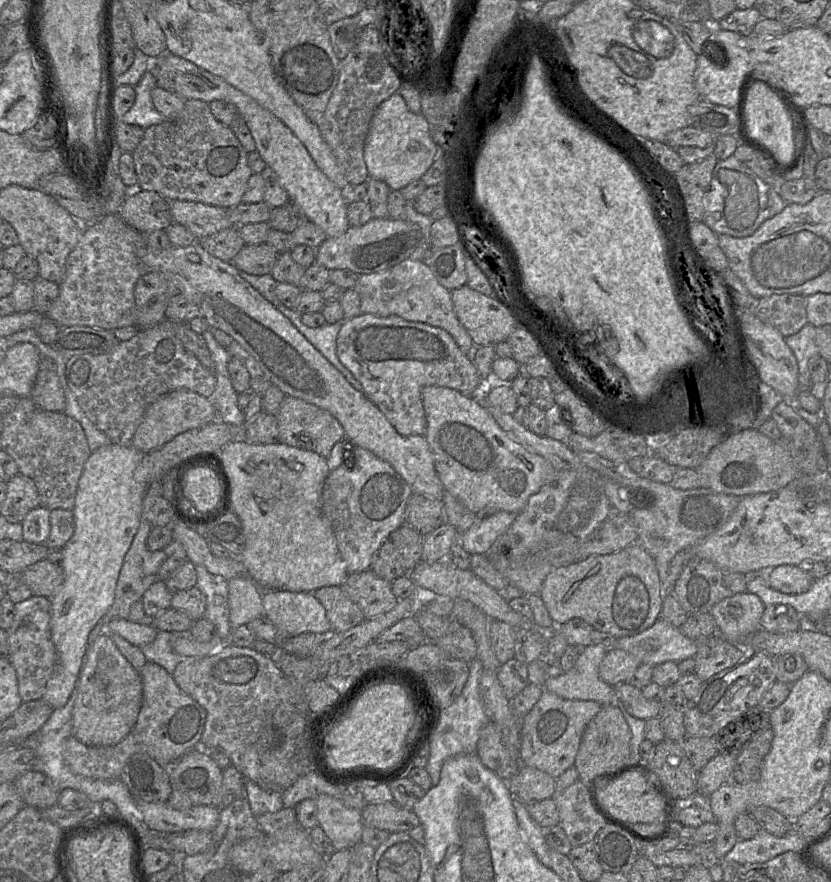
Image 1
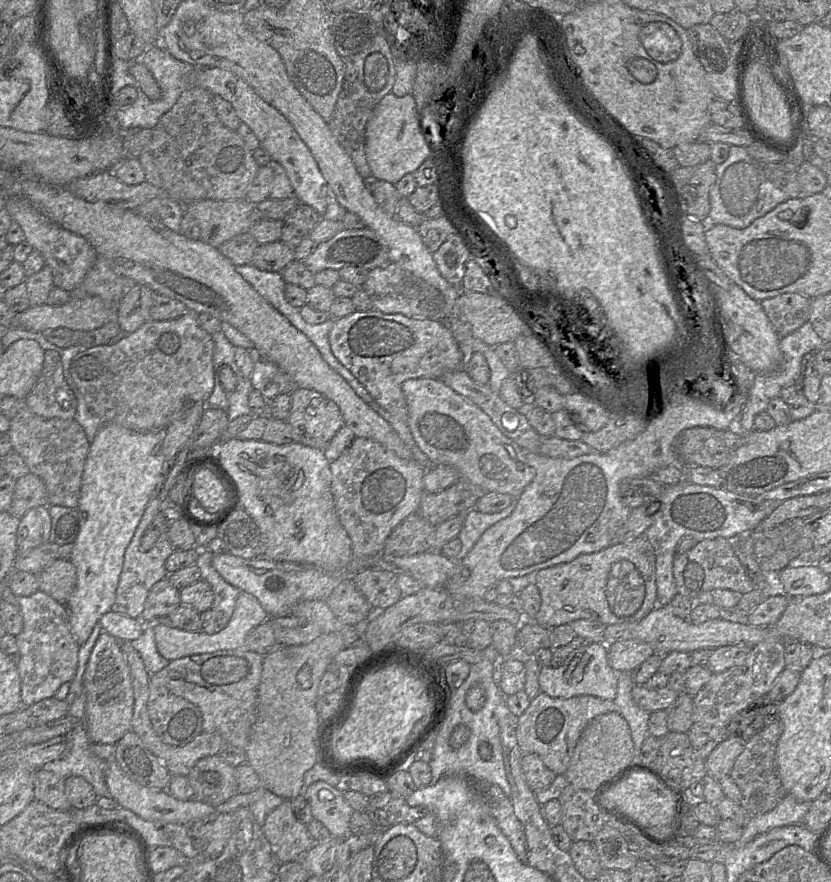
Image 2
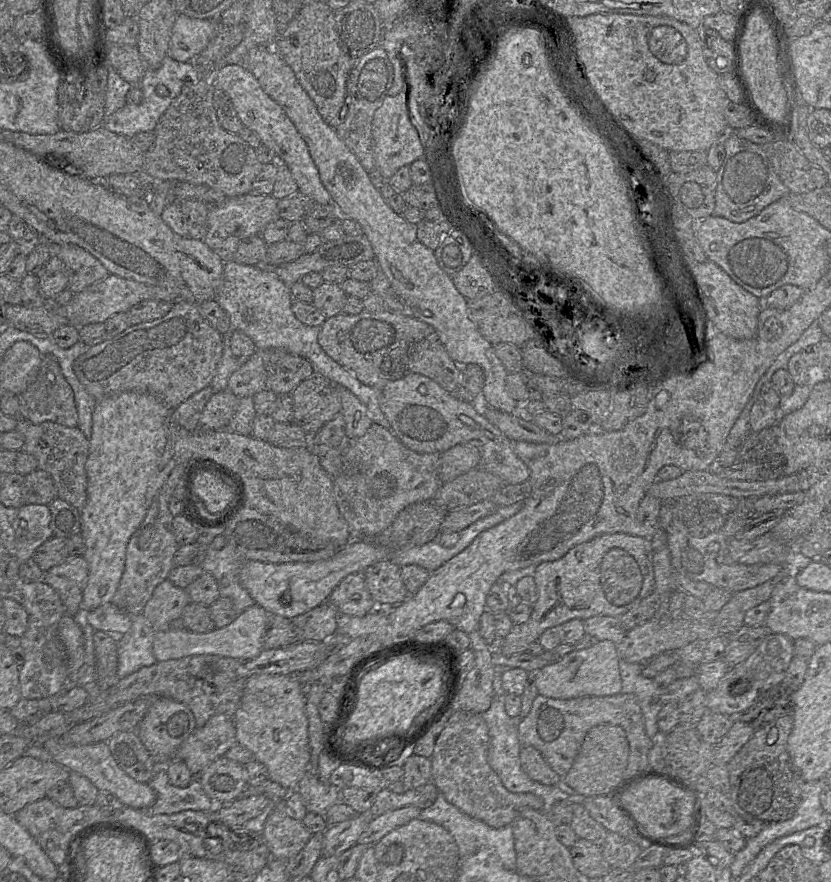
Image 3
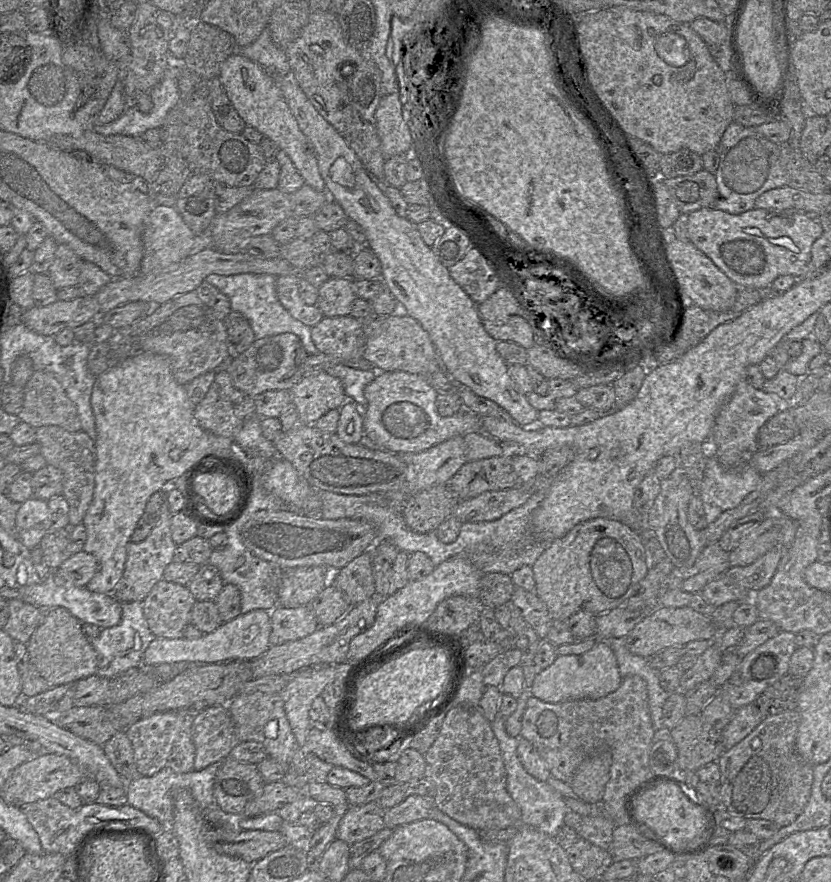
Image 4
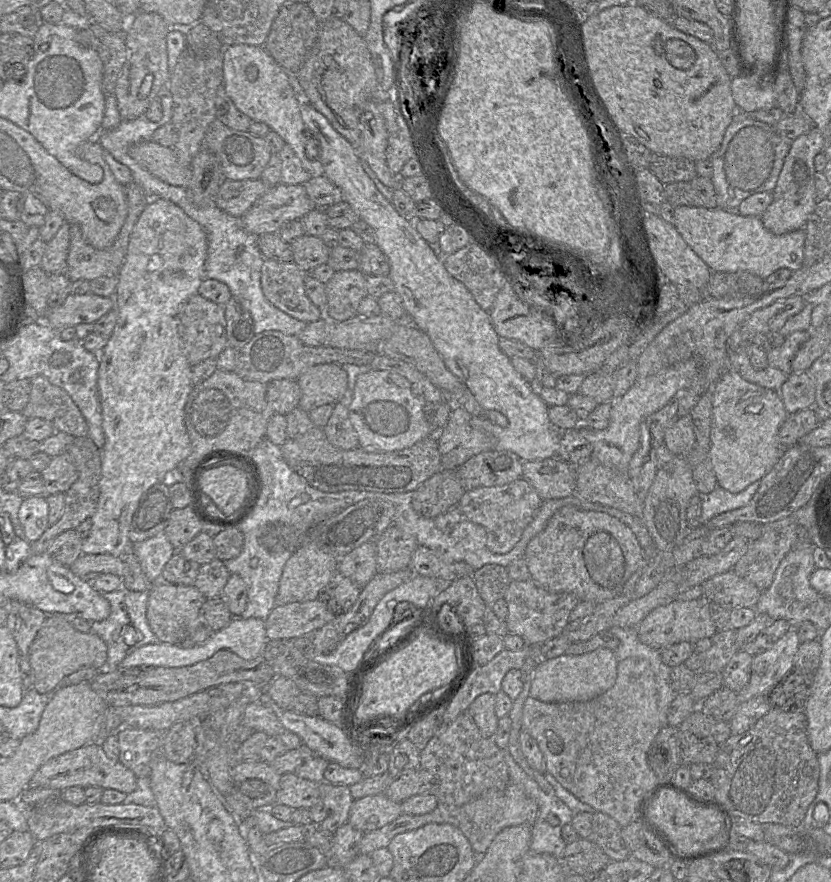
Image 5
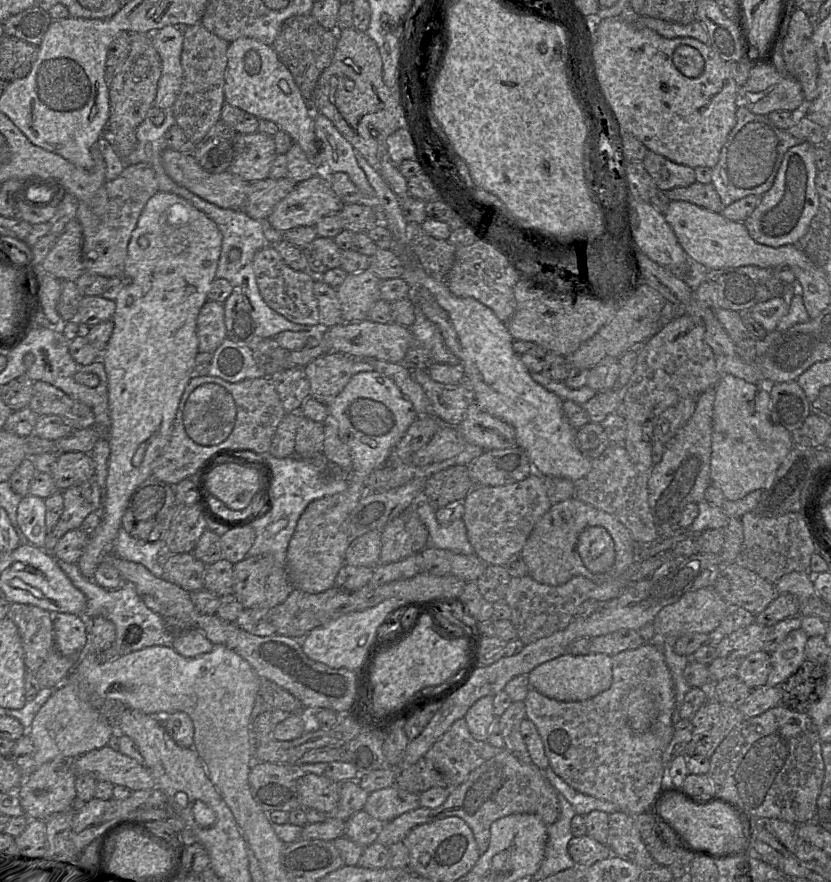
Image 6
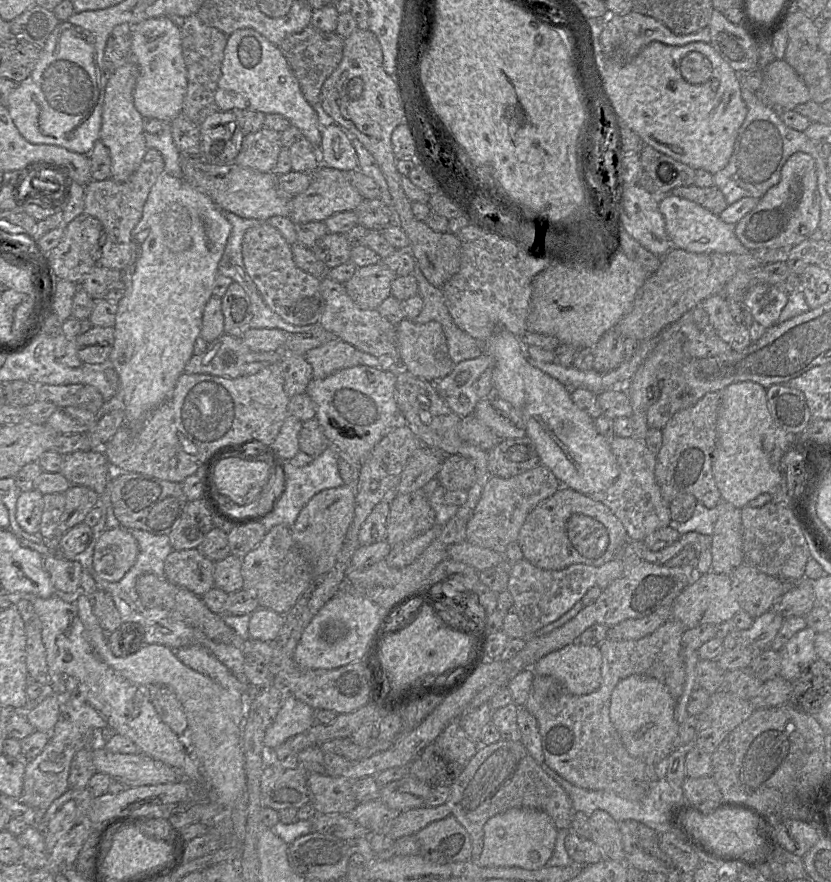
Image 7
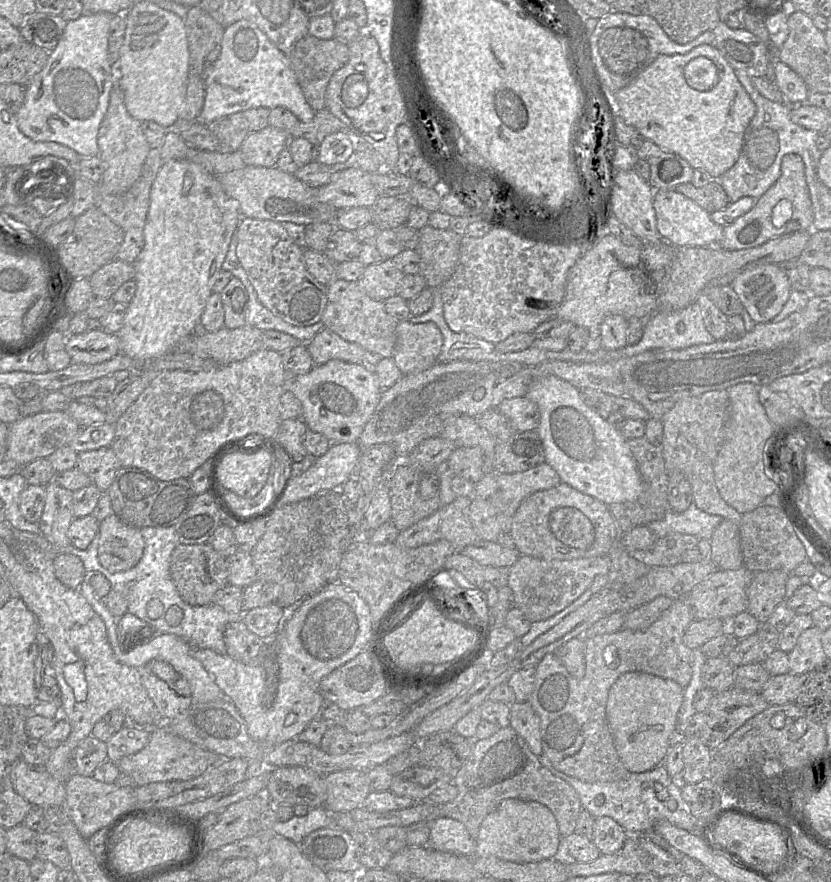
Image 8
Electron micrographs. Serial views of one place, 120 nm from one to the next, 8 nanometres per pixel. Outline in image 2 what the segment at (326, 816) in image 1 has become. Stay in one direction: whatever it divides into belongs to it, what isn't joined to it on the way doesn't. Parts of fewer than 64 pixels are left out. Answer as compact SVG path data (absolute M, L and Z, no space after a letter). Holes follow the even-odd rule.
M317 781L301 795L309 802L313 818L321 822L332 837L343 840L351 834L349 821L354 810L340 790L326 782Z

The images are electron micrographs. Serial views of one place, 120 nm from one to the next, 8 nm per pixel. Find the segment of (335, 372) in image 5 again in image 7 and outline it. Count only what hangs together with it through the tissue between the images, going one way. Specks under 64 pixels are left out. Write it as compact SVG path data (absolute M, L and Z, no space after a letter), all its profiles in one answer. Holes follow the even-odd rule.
M336 339L306 352L305 359L313 369L314 379L324 379L342 369L360 365L361 351Z

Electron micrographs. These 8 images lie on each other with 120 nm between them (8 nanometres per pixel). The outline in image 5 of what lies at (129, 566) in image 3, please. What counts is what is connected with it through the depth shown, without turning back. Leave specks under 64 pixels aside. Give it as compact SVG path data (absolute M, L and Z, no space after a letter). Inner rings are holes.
M162 531L145 541L134 543L132 552L147 579L154 584L162 581L162 571L177 551L170 543L165 531Z

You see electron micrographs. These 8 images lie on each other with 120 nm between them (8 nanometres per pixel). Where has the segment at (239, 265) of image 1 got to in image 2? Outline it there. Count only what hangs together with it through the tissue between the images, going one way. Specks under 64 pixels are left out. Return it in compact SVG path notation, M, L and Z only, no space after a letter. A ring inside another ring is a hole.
M280 240L259 244L250 264L260 270L281 272L283 268L295 260L294 248Z

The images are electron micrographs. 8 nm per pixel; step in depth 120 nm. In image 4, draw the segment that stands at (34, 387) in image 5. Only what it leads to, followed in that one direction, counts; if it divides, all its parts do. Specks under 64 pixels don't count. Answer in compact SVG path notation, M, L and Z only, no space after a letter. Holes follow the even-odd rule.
M34 371L24 386L24 404L18 417L34 428L54 425L69 432L82 430L76 406L50 372Z

